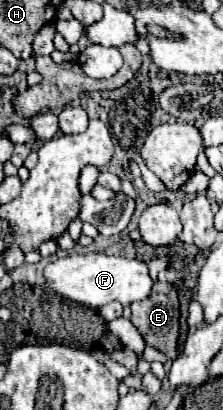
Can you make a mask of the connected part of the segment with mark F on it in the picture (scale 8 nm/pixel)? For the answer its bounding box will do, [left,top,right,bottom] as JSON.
[45,253,153,309]

